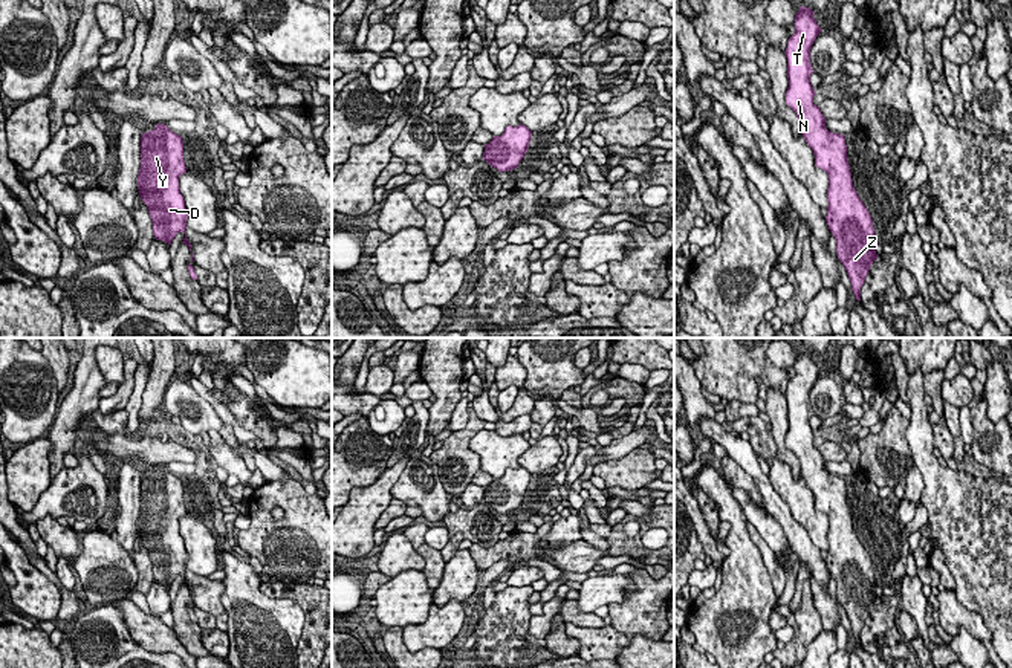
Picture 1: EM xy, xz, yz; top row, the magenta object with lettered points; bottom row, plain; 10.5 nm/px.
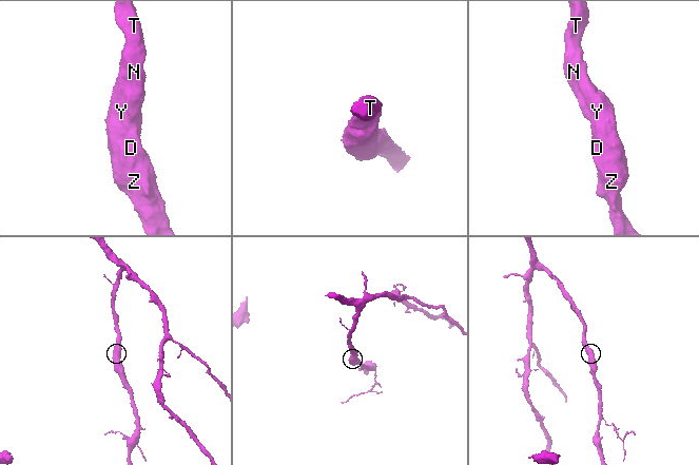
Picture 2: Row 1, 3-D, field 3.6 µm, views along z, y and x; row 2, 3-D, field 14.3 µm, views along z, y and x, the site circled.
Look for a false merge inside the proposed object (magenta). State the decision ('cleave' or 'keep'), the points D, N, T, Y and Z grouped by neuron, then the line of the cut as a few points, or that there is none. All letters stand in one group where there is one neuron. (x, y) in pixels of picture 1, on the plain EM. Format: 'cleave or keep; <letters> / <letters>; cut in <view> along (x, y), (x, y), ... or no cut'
keep; D N T Y Z; no cut

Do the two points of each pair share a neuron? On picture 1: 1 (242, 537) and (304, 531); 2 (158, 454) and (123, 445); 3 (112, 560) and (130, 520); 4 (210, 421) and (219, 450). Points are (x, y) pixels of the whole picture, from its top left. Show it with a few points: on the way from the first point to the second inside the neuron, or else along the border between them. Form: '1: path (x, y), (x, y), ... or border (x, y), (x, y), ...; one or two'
1: path (257, 538), (289, 535); one
2: path (149, 450), (132, 448); one
3: border (112, 535), (129, 554); two
4: border (217, 430), (208, 431); two

